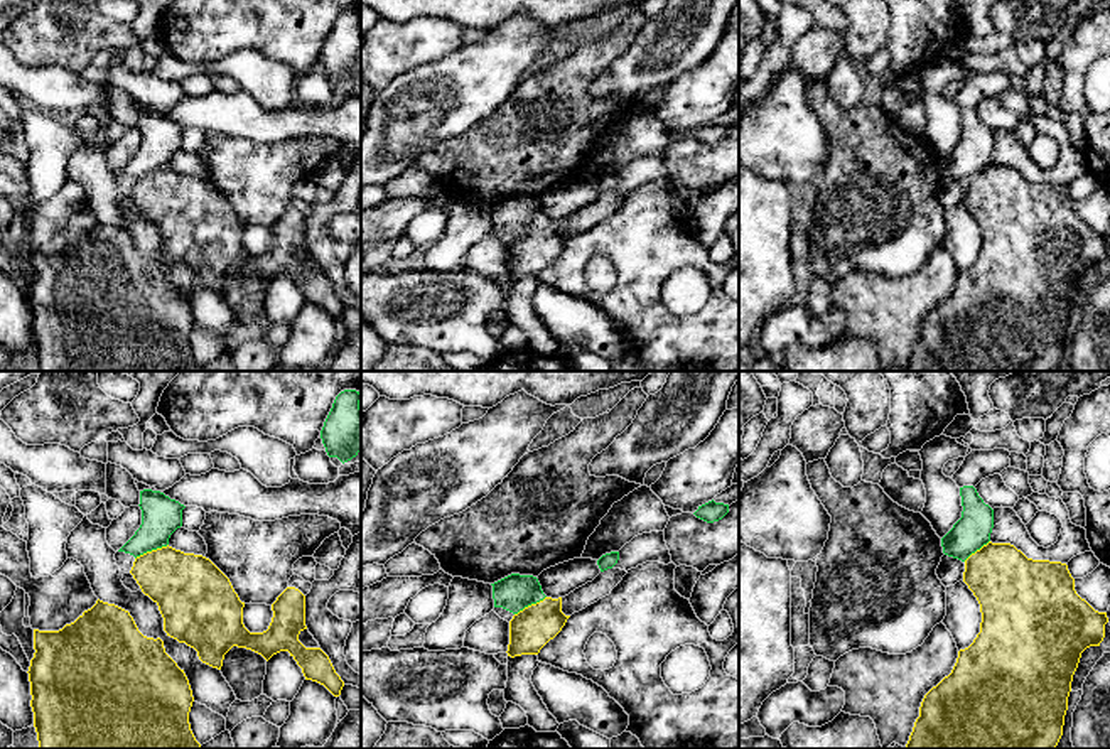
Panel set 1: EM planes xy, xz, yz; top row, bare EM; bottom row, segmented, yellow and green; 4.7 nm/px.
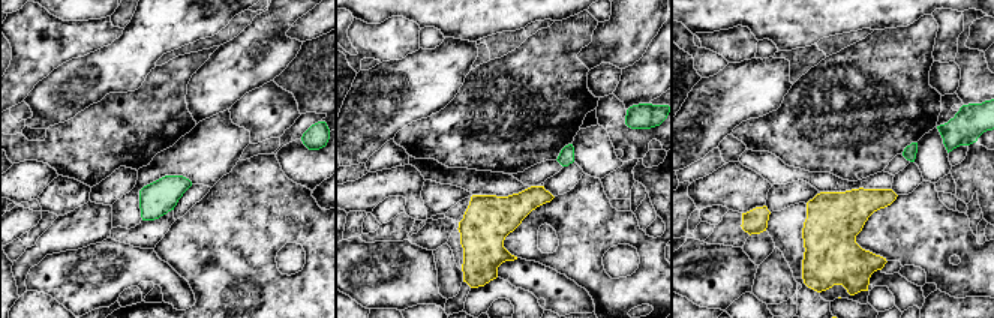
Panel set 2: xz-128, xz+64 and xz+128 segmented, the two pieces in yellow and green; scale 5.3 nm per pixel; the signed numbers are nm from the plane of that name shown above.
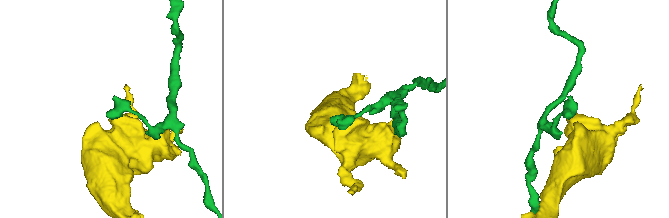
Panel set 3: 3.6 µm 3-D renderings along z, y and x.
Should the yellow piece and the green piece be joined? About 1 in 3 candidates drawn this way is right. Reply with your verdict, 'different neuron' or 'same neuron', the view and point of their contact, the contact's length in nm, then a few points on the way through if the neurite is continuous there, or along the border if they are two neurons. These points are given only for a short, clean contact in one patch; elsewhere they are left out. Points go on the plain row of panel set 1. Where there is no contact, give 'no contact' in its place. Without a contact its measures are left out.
different neuron | xy (152, 172) | 180 nm | along xy (167, 166), (147, 172), (135, 181)

